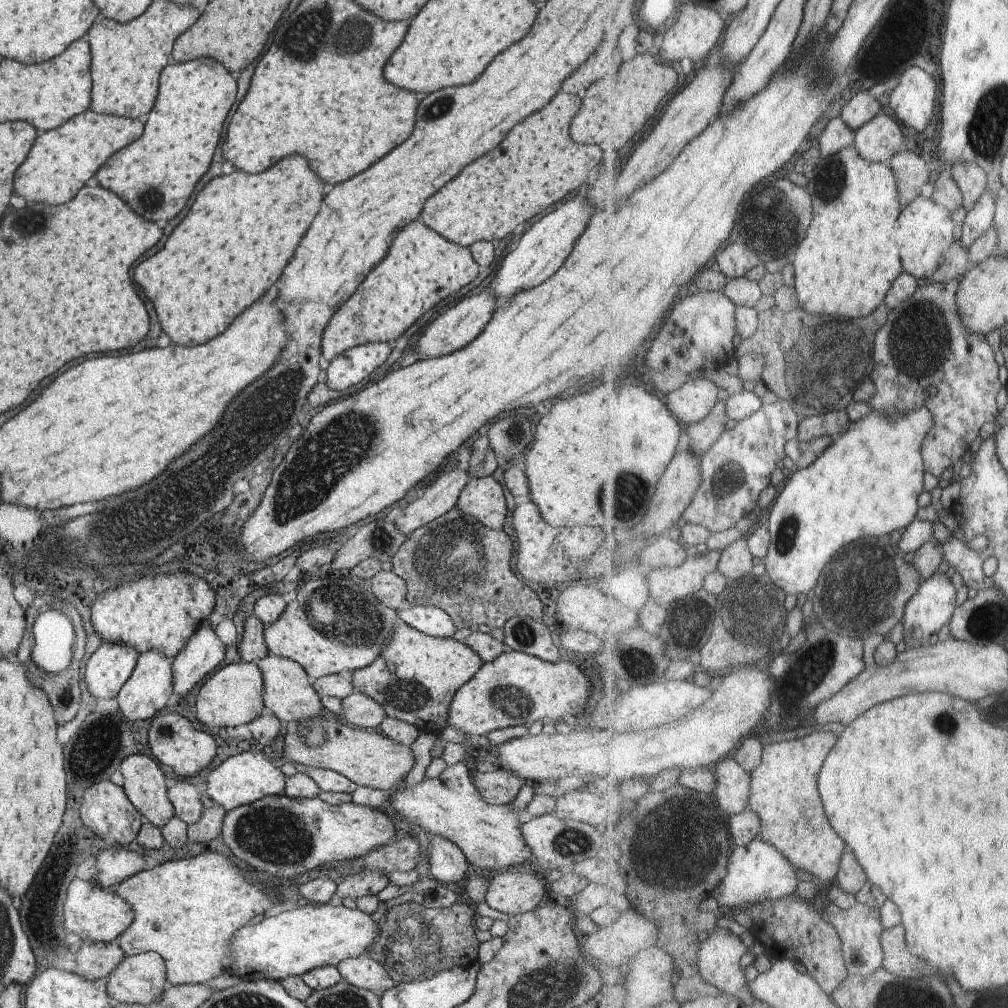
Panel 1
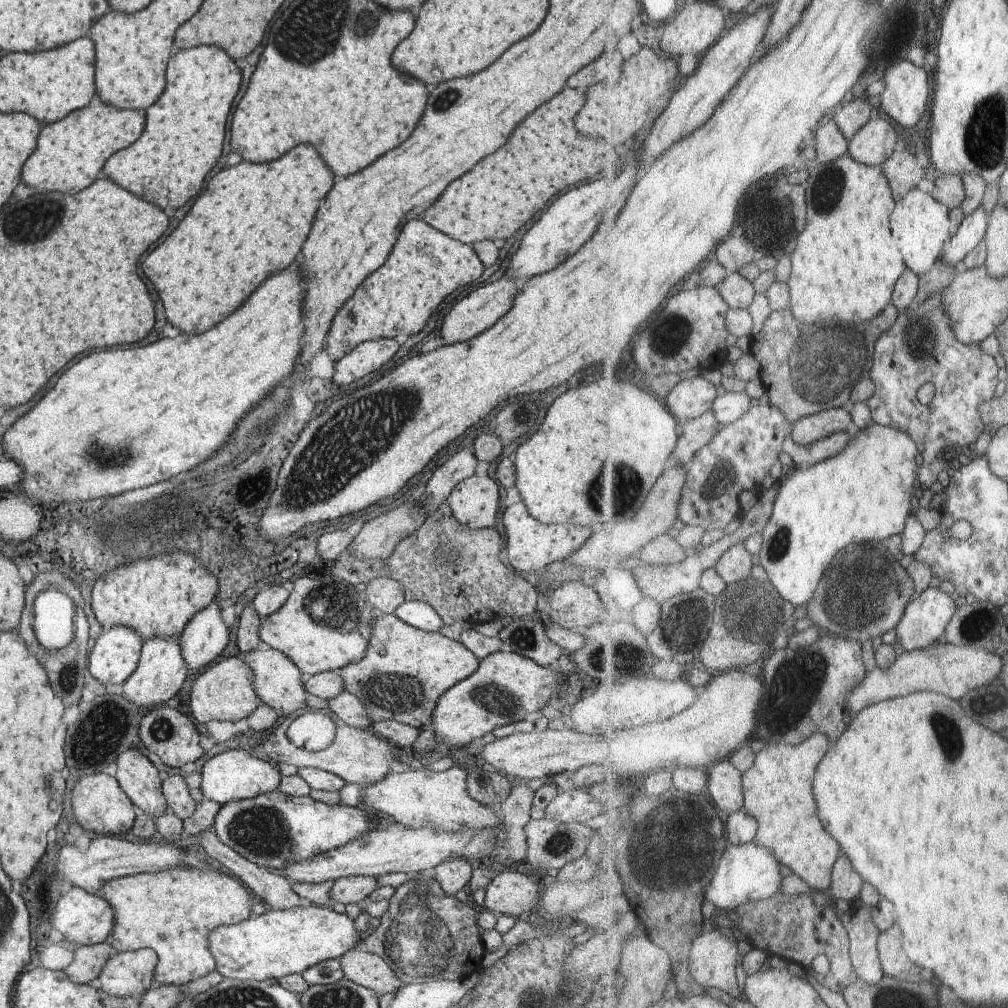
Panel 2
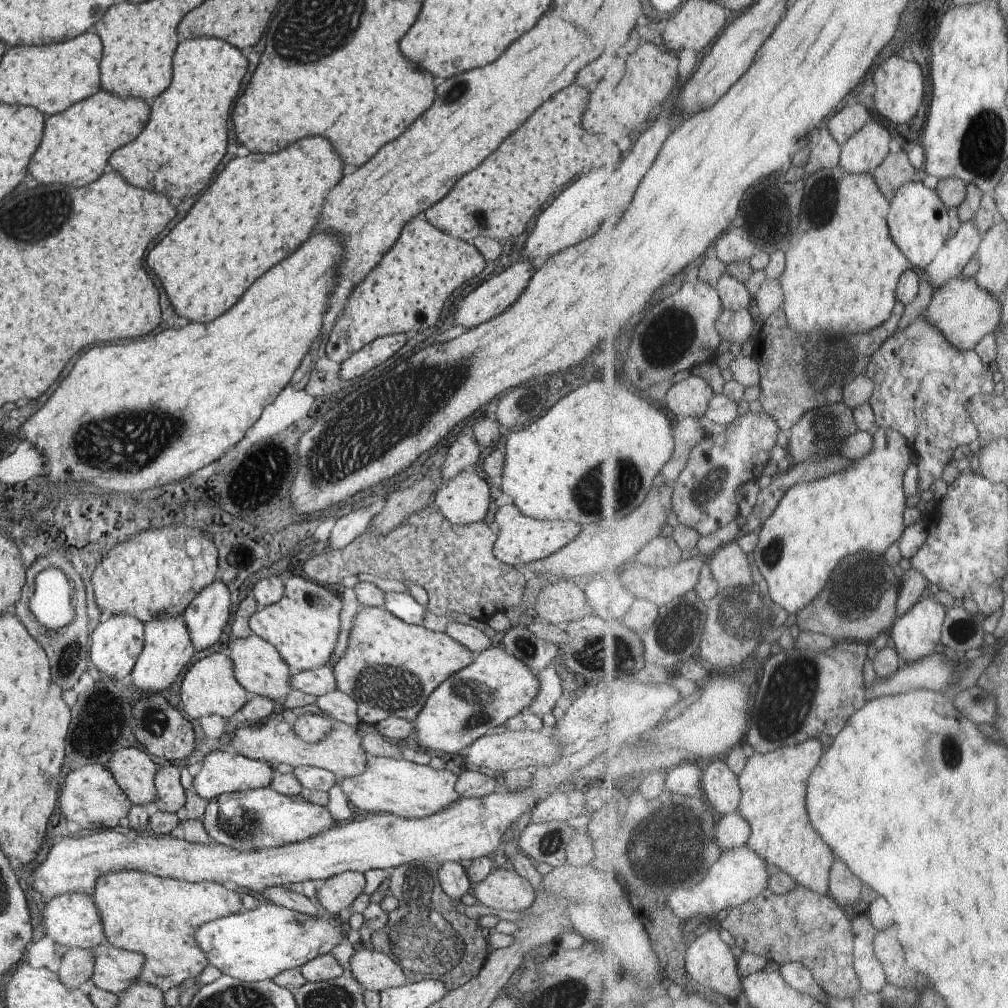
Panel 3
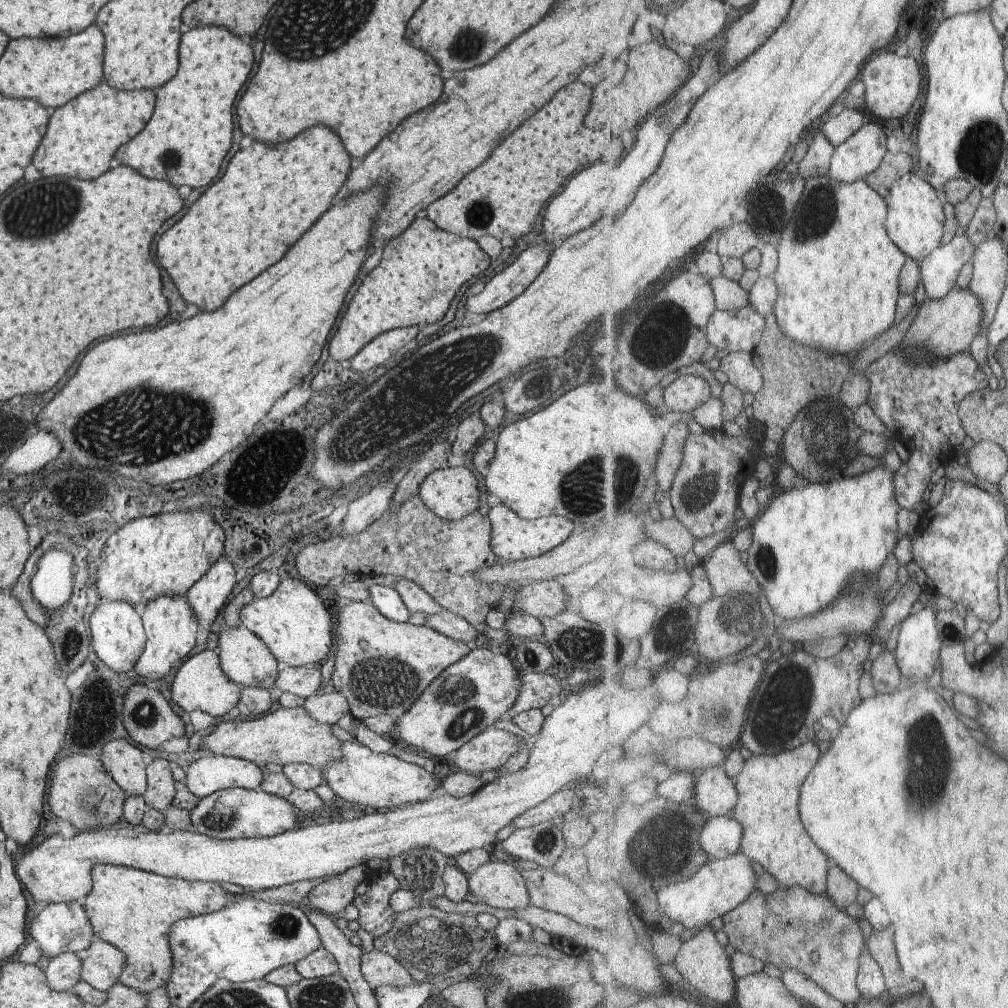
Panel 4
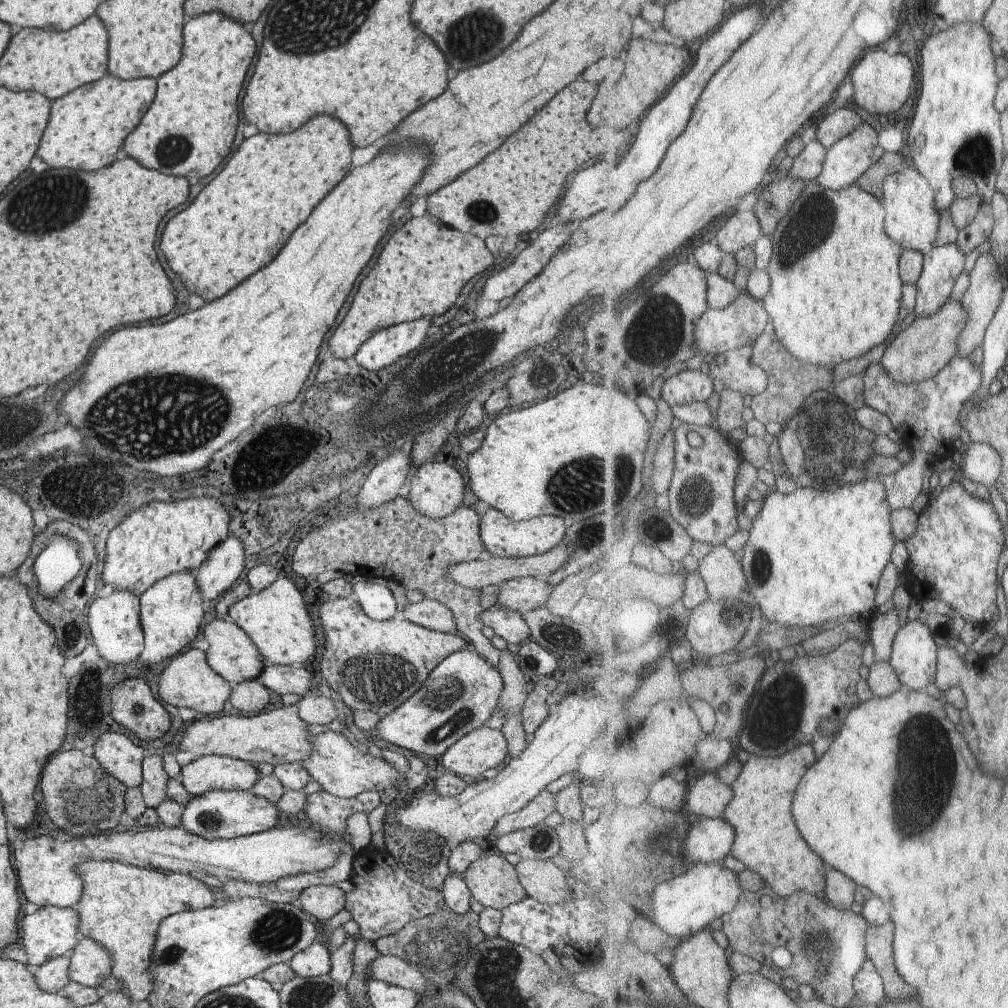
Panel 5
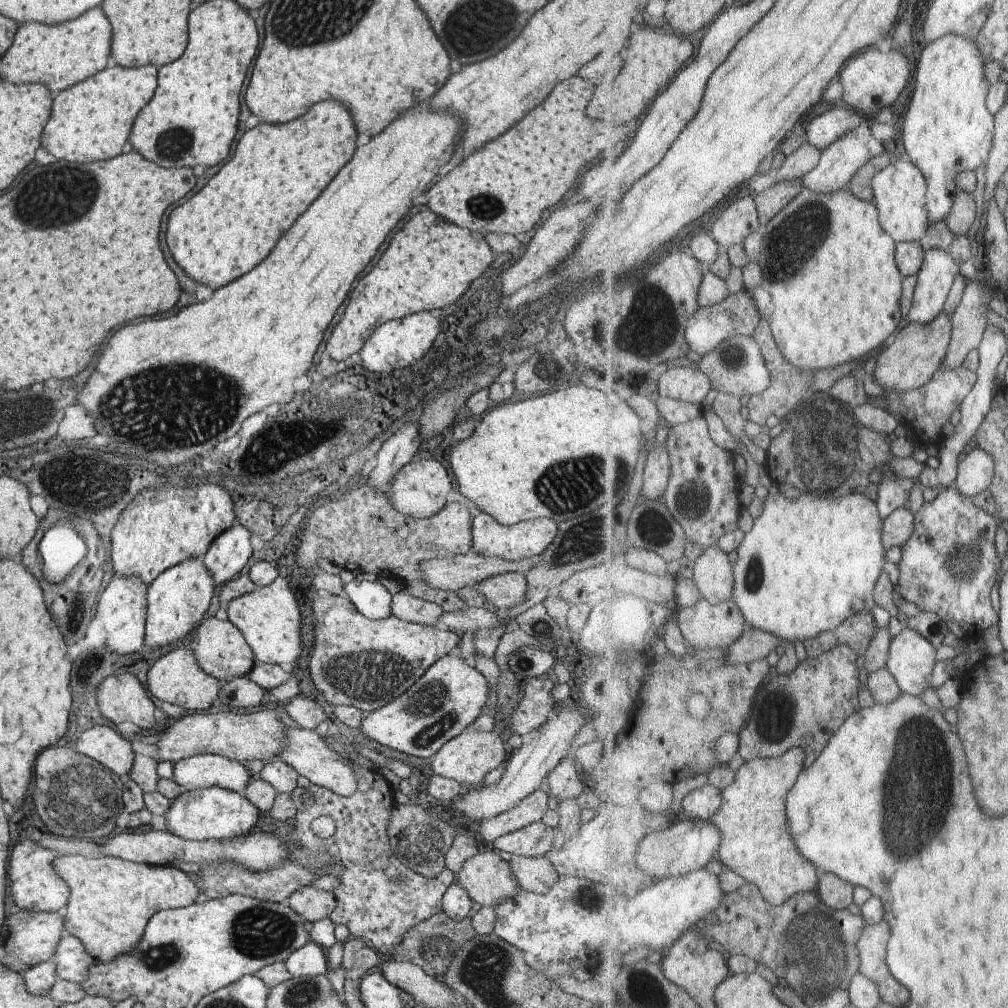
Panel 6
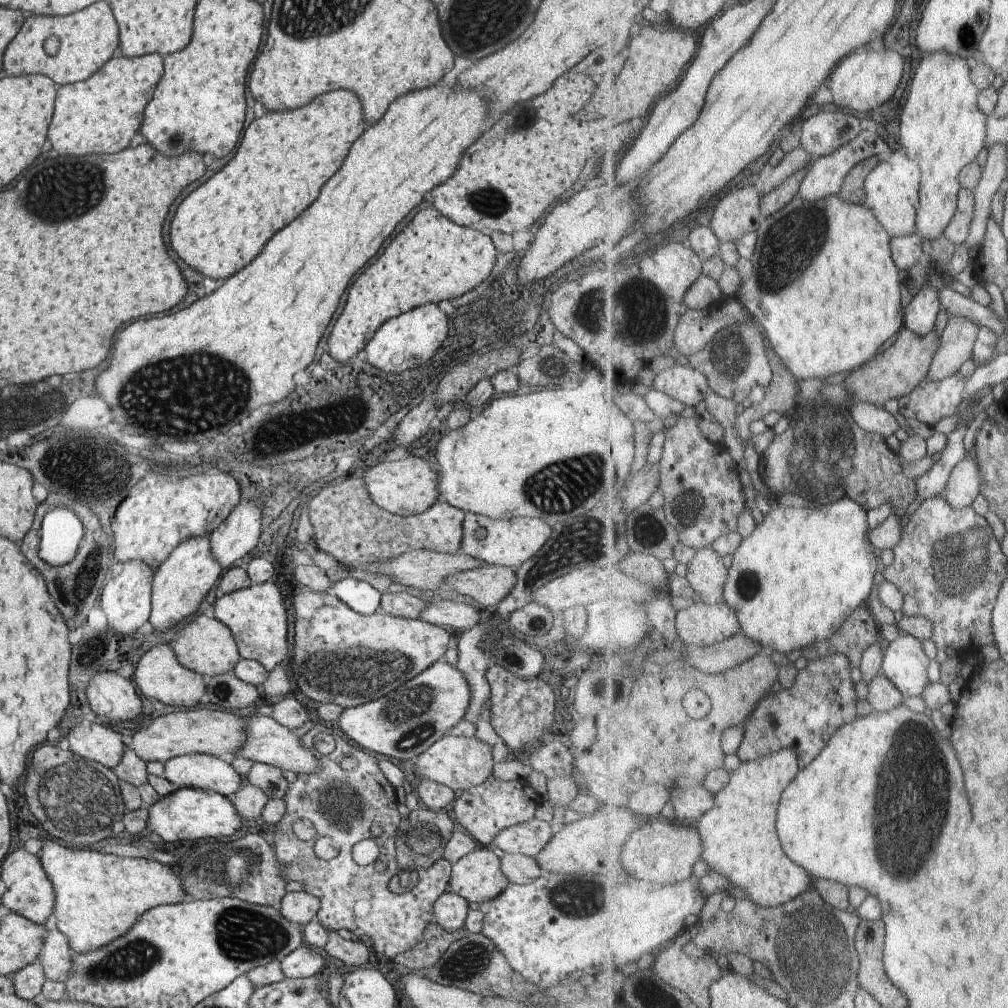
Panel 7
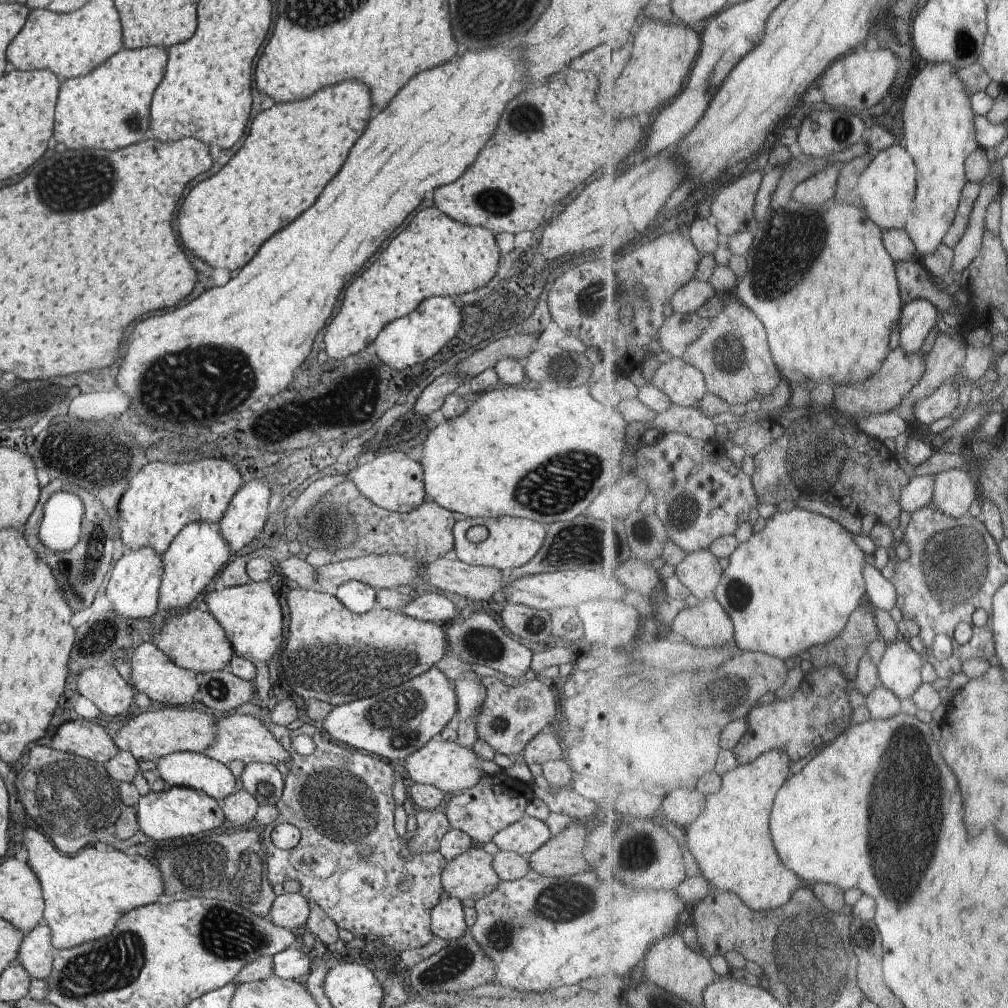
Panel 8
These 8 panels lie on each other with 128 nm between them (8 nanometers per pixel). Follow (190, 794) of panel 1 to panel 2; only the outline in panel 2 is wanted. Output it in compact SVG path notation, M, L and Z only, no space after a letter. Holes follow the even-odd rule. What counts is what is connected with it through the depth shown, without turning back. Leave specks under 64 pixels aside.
M172 774L161 781L168 812L180 819L188 818L196 810L196 802L190 796L187 782L180 774Z

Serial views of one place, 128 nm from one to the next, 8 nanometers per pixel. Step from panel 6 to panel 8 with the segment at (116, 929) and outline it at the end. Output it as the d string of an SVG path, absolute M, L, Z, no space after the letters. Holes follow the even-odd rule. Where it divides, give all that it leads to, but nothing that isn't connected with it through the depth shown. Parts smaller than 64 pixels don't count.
M26 830L27 863L40 879L45 900L43 920L50 927L56 951L71 949L110 934L127 912L152 904L165 894L163 876L155 860L128 855L111 848L102 852L94 844L68 856L40 830Z

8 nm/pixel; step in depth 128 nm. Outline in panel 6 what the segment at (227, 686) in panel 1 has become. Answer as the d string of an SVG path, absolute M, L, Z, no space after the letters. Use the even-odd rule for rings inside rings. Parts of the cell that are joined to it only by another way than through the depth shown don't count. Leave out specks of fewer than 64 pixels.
M188 646L168 652L157 660L148 672L148 688L152 696L160 700L186 708L186 710L208 710L213 705L221 687L221 681L199 667L193 650Z

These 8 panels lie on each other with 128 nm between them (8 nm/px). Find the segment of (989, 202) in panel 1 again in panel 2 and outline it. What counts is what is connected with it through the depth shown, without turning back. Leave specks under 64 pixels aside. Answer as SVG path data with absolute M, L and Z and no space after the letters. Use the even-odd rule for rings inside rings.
M982 206L972 215L967 215L952 243L943 256L948 264L960 264L970 256L989 234L991 214Z

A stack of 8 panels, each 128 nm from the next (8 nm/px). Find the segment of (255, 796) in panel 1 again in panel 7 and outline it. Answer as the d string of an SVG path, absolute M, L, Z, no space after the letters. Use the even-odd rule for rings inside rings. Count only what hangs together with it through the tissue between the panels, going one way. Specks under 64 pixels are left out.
M204 753L180 755L167 760L164 766L165 777L178 789L208 789L230 798L245 781L232 767L230 759Z

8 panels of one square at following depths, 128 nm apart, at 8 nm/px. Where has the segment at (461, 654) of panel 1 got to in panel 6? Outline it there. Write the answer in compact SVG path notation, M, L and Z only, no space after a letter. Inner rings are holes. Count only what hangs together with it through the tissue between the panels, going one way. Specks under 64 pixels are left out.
M320 593L318 598L314 598L312 610L314 612L314 624L315 624L315 644L314 650L311 655L311 660L308 669L308 679L312 679L316 688L324 696L327 704L332 705L350 705L354 708L359 708L361 711L371 713L372 711L378 710L383 706L386 706L390 701L398 698L401 694L404 694L408 688L410 688L435 662L438 662L443 656L455 653L460 647L461 636L460 633L455 631L450 631L449 629L438 628L438 626L433 627L432 625L421 625L417 623L411 623L408 621L403 621L390 615L386 619L370 620L365 616L362 616L358 612L358 609L350 602L350 599L345 595L330 595L326 593Z

